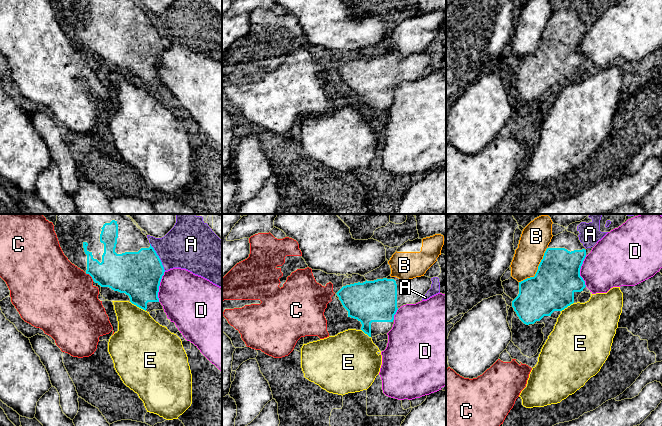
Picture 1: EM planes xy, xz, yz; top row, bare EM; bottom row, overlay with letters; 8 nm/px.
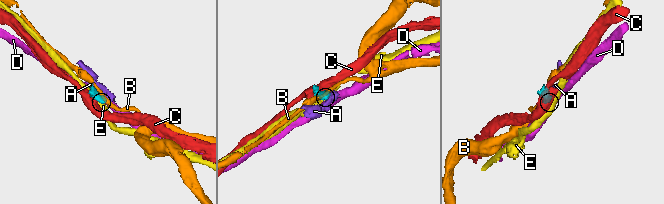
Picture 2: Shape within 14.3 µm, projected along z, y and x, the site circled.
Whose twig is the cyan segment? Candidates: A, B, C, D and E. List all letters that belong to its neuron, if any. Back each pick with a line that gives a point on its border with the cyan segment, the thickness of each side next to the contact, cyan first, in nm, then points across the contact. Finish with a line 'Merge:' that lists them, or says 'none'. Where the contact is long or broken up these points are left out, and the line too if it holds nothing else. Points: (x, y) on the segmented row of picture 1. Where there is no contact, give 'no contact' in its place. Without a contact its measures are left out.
Merge: none

